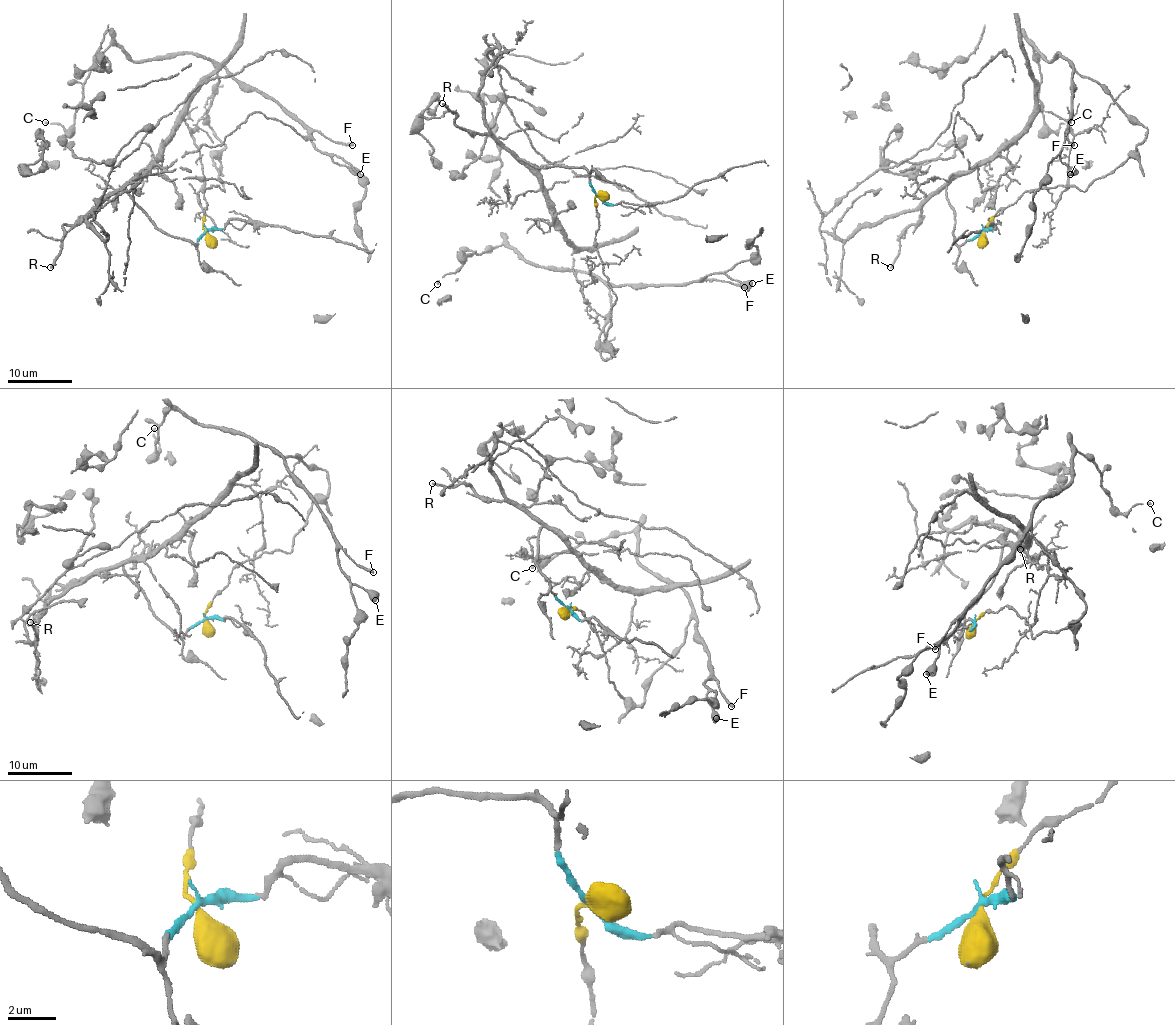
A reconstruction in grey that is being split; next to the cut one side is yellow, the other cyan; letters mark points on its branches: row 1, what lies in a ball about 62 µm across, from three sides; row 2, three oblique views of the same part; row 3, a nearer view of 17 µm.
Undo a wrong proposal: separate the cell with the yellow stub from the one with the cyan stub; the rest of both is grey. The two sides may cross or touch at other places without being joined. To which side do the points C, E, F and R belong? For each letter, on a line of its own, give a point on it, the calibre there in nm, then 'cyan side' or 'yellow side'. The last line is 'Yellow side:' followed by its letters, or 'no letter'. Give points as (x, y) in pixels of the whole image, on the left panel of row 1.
C: at (45, 122); 180 nm thick; yellow side
E: at (360, 174); 700 nm thick; yellow side
F: at (352, 145); 320 nm thick; yellow side
R: at (50, 267); 240 nm thick; cyan side
Yellow side: C, E, F

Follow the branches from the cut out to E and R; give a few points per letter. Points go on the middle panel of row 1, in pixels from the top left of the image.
E: (598, 195), (595, 241), (616, 297), (604, 340), (616, 350), (604, 360), (611, 286), (714, 273), (752, 282)
R: (598, 195), (583, 168), (535, 168), (490, 136), (471, 134), (455, 123), (453, 112), (442, 104)

